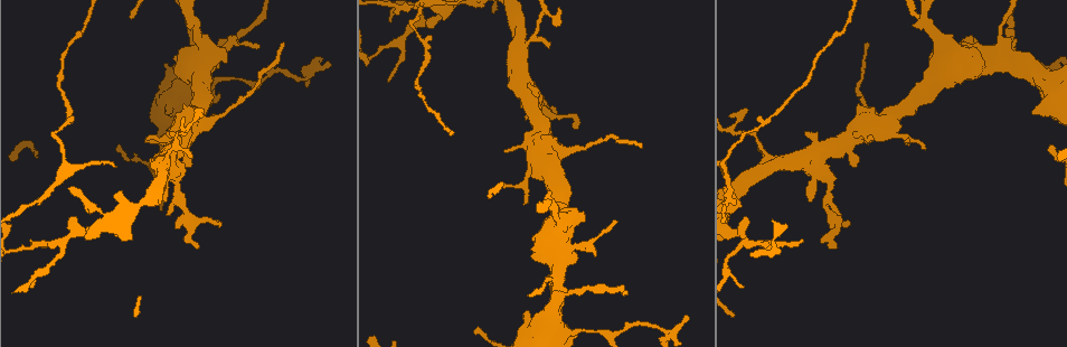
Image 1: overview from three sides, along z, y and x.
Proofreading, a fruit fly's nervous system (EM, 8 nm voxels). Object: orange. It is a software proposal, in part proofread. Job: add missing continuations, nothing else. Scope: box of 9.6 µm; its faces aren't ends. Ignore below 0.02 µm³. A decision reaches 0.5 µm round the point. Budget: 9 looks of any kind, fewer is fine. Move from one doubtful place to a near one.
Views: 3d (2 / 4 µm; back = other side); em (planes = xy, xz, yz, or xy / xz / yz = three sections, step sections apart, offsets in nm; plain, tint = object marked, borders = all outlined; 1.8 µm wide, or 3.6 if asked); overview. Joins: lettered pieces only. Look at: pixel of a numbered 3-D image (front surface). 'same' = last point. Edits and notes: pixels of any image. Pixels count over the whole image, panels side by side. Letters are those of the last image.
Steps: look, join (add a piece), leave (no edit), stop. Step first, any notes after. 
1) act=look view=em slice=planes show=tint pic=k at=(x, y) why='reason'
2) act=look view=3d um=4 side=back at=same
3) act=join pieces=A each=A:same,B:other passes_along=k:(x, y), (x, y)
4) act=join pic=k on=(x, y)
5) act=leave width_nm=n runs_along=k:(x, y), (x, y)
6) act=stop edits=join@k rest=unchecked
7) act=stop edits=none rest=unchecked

act=look view=3d um=4 pic=1 at=(559, 22) why='branch stops here'

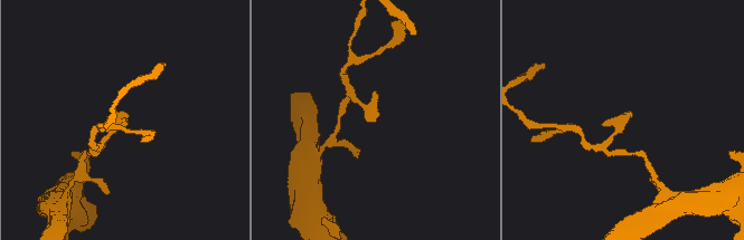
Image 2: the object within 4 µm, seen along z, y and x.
act=look view=em um=3.6 slice=yz step=8 show=borders pic=2 at=(373, 117) why='shape alone is not enough'

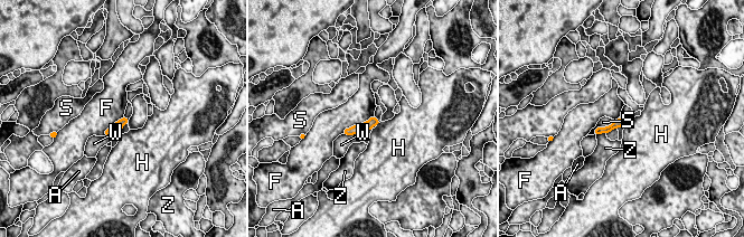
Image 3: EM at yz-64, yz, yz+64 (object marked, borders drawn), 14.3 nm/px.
act=look view=em um=3.6 slice=xz step=4 show=borders at=same

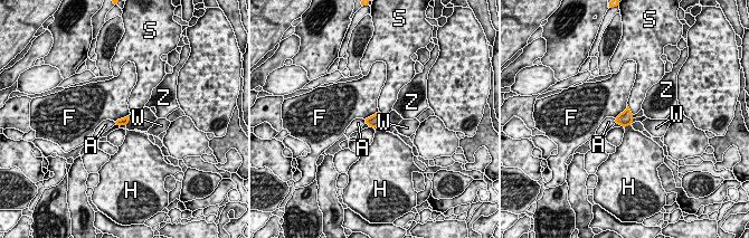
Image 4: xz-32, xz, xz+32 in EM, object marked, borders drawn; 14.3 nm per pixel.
act=leave each=A:other,F:other,H:other,S:other,W:other,Z:other found='no lettered piece goes on from it'

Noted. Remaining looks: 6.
act=look view=3d um=4 pic=1 at=(426, 20) why='arms part here'

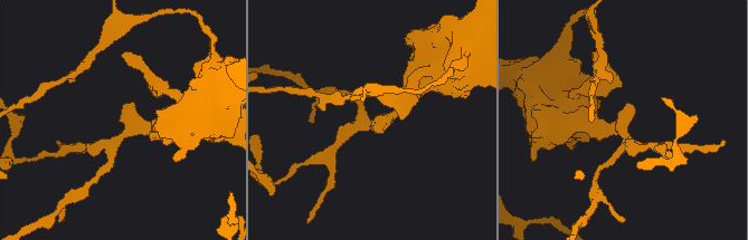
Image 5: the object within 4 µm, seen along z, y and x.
act=look view=em slice=planes show=borders pic=5 at=(117, 136) why='need the tissue'

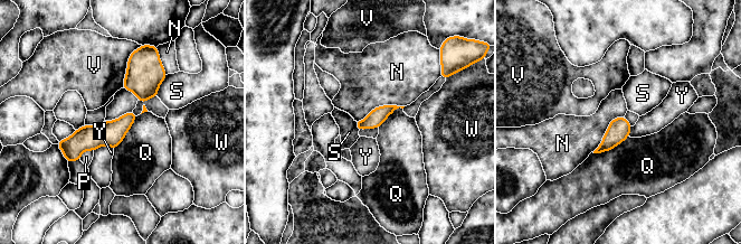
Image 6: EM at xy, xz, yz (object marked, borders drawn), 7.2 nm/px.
act=leave longest_contact=N:360nm each=N:other,P:other,Q:other,S:other,V:other,W:other,Y:other border=6:(404, 105), (378, 105), (355, 121) found='no lettered piece goes on from it'

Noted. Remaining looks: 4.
act=look view=em slice=planes show=borders pic=1 at=(148, 141)

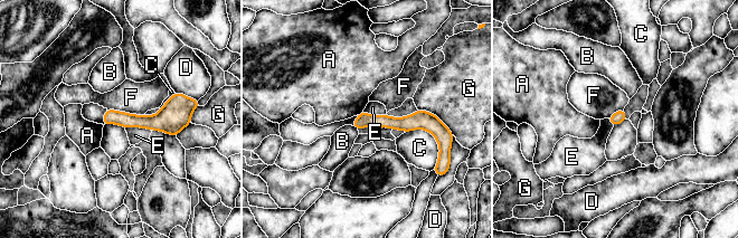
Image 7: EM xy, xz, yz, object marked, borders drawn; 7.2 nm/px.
act=leave width_nm=90 each=A:other,B:other,C:other,D:other,E:other,F:other,G:other border=7:(125, 126), (141, 126), (150, 130) found='no lettered piece goes on from it'

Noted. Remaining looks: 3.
act=look view=3d um=2 pic=1 at=(660, 330) why='sharp bend'

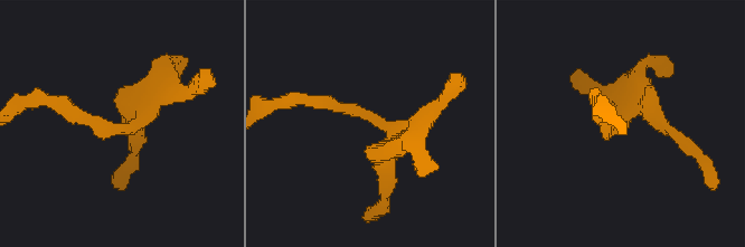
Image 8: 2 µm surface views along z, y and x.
act=look view=em slice=xy step=16 show=tint pic=8 at=(364, 113) why='now the EM'

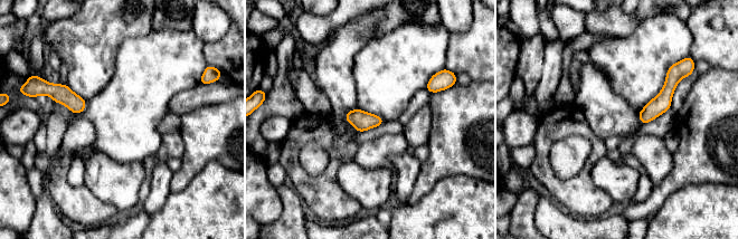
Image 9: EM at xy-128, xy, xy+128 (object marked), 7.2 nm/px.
act=look view=em slice=xy step=16 show=borders at=same

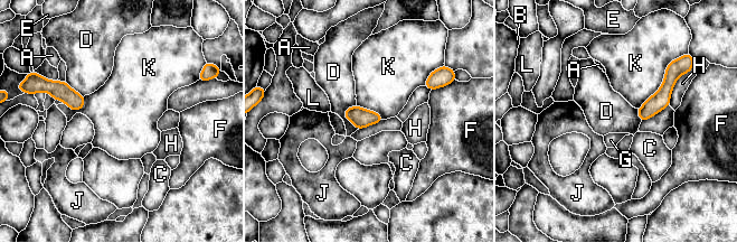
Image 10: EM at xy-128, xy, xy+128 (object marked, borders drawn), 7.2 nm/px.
act=leave each=A:other,B:other,C:other,D:other,E:other,F:other,G:other,H:other,J:other,K:other,L:other border=10:(670, 61), (662, 84), (638, 109) found='none of them fits'

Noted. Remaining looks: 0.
act=stop edits=none rest=unchecked

